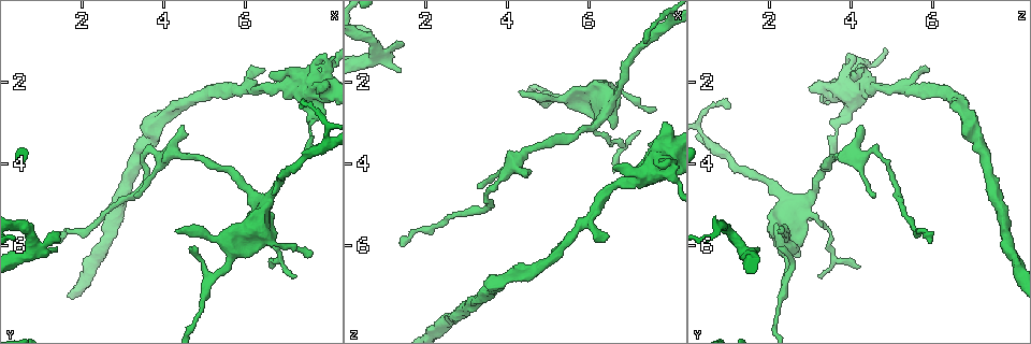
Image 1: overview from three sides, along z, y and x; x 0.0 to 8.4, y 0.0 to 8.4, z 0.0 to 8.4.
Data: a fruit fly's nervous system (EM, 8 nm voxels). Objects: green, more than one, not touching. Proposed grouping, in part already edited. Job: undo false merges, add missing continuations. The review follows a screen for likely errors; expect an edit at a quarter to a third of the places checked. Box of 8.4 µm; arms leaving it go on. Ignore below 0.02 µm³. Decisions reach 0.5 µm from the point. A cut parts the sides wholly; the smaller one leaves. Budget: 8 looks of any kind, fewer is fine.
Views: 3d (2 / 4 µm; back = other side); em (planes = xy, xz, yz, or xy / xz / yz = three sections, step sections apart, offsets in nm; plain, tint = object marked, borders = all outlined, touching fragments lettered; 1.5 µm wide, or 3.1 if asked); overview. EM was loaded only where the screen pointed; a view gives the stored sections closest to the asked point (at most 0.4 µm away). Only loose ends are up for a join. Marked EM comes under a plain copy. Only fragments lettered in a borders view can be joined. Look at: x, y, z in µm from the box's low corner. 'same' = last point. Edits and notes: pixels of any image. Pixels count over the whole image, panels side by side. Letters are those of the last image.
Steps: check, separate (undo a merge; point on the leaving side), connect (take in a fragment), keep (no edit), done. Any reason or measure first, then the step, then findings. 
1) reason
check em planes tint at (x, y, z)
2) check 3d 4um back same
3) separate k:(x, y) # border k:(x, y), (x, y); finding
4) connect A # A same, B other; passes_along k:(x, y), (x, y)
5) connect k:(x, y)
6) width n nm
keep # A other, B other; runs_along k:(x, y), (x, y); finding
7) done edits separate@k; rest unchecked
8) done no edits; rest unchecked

an open end
check 3d 4um at (6.45, 1.80, 5.75)

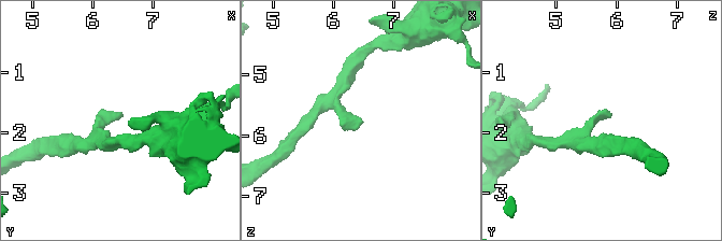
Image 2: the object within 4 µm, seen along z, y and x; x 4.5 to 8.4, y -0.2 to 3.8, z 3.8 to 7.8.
now the EM
check em xz step 4 borders at (6.45, 1.75, 5.75)

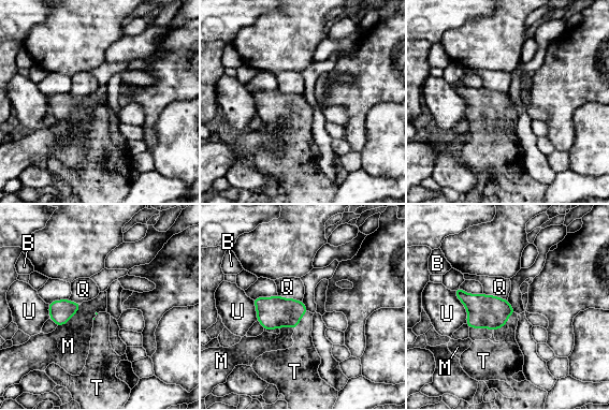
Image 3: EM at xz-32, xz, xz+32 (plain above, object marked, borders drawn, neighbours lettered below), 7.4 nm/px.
another direction
check em planes borders same

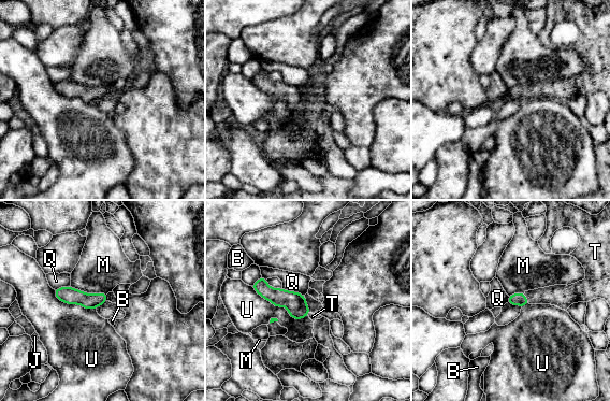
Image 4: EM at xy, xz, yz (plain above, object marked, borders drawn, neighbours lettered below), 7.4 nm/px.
width 100 nm
connect T # B other, J other, M other, Q other, T same, U other; passes_along 4:(519, 299), (526, 298), (560, 296); the neuron continues

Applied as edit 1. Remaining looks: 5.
redraw
check overview

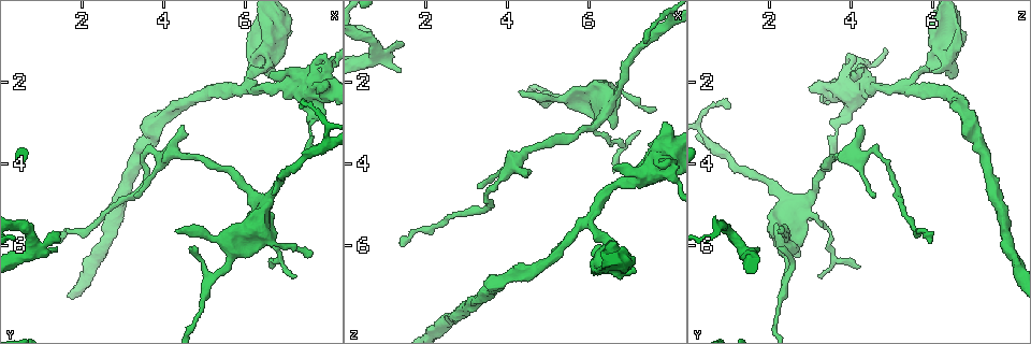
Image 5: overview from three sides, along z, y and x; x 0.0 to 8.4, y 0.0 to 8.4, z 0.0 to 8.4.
thin end
check em planes tint at (4.50, 3.05, 4.25)

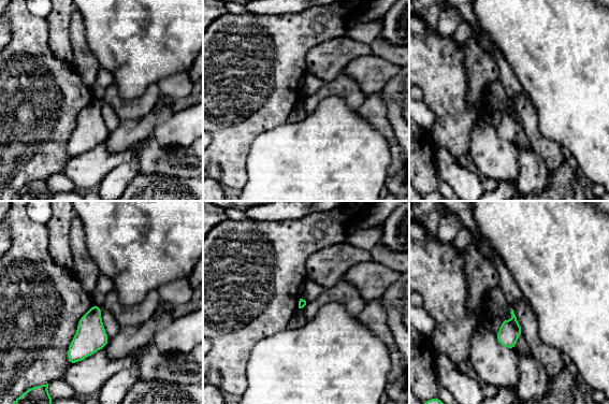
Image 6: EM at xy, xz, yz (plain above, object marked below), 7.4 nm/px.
check em planes borders same

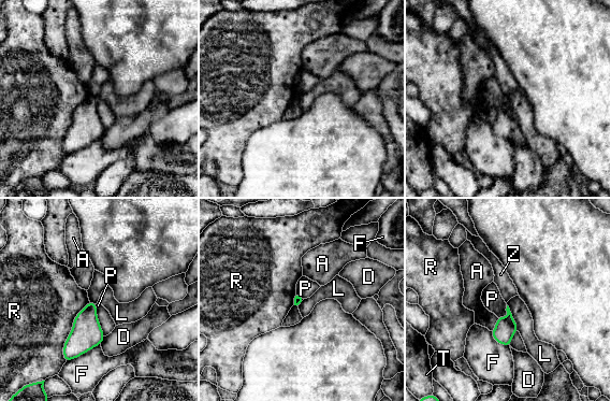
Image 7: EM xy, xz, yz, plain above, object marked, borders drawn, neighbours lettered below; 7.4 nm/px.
keep # A other, D other, F other, L other, P other, R other, T other, Z other; border 7:(89, 300), (96, 303); no lettered fragment goes on from it

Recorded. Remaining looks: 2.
an open end
check em planes borders at (6.65, 6.50, 4.20)

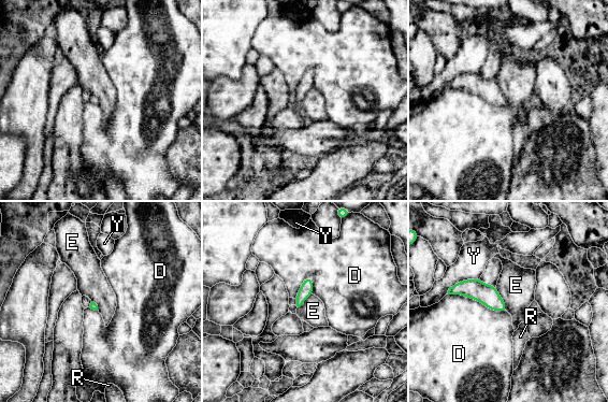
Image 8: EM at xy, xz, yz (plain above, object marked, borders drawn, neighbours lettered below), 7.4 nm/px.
keep # D other, E other, R other, Y other; border 8:(495, 287), (507, 311); no lettered fragment goes on from it

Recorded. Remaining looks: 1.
done edits connect@4; rest unchecked

